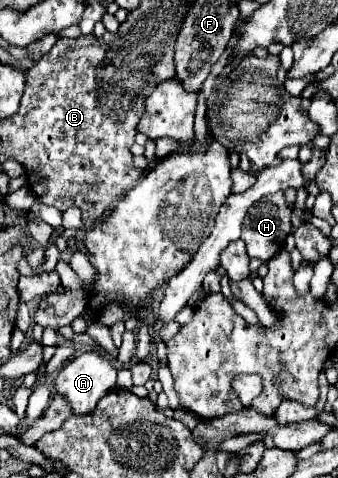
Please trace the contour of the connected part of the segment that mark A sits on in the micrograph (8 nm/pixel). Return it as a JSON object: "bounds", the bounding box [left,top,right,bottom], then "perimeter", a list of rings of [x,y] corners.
{"bounds":[53,351,117,415],"perimeter":[[[85,351],[59,371],[53,385],[55,385],[55,395],[63,397],[75,415],[85,415],[93,413],[97,401],[115,389],[115,379],[117,379],[117,369],[111,365],[107,357],[95,351]]]}

